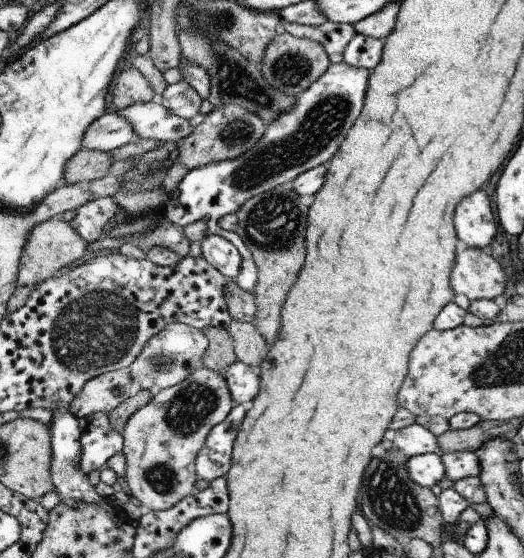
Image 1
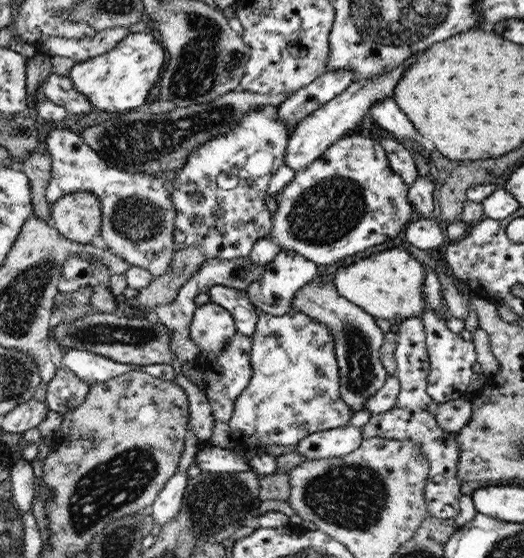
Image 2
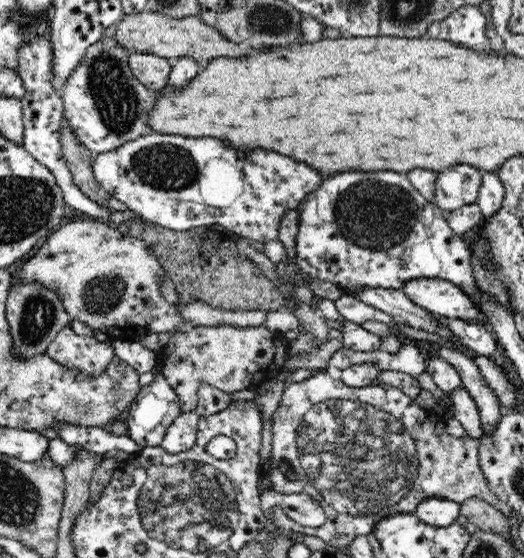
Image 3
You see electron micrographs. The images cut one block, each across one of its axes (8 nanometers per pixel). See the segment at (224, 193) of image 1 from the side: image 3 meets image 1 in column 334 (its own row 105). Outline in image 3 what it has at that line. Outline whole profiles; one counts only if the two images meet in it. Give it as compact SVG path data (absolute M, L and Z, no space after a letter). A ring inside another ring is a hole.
M104 37L87 48L85 57L62 88L65 124L92 154L110 152L153 132L147 118L155 105L154 93L130 70L129 55L116 40Z

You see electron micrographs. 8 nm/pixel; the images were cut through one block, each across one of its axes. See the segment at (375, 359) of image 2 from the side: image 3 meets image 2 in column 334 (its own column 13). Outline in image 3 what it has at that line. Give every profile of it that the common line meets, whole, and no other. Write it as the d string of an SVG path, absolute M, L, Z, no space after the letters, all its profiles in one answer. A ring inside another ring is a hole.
M19 283L12 286L5 307L7 323L10 325L13 338L13 352L19 358L30 358L30 356L38 356L38 354L47 352L56 334L71 322L58 295L38 283L26 285Z

